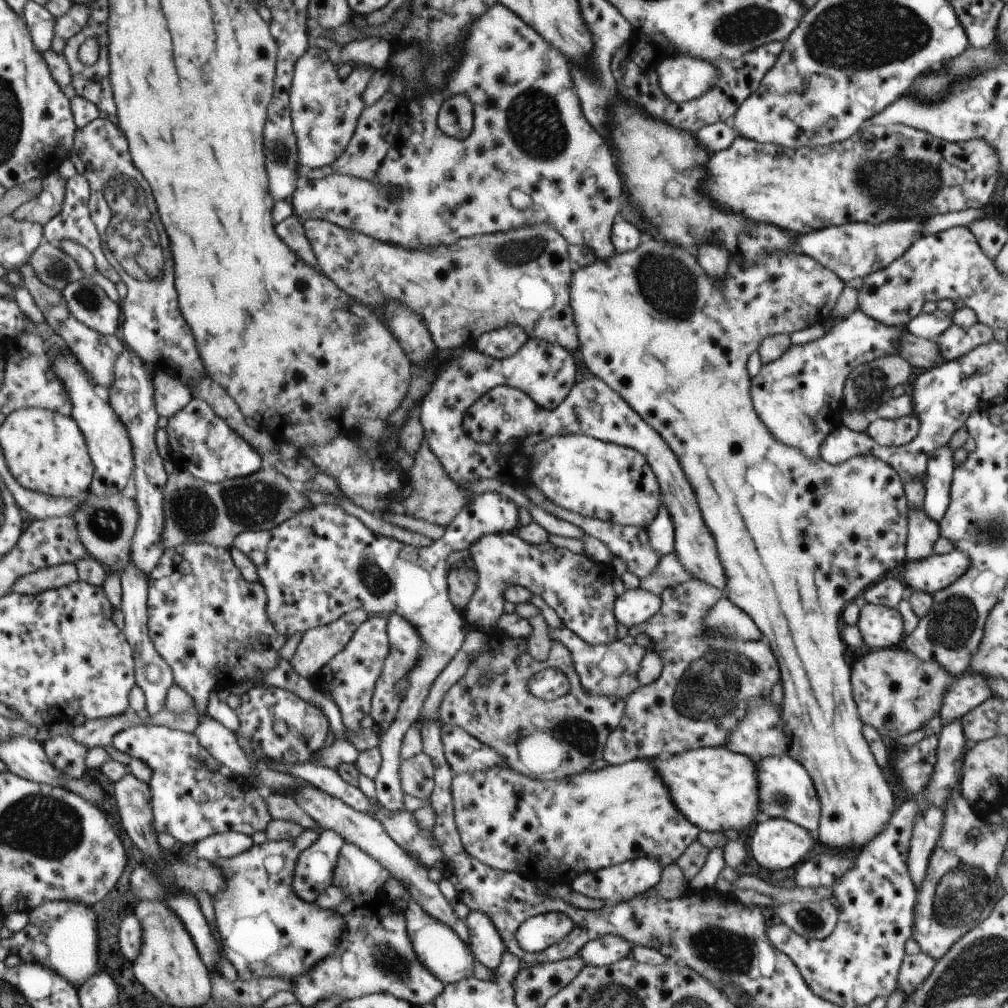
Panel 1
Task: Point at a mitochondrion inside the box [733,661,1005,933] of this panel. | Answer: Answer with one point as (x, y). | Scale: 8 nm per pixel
(965, 890)

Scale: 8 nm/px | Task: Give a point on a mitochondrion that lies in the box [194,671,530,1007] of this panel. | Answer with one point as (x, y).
(392, 965)

